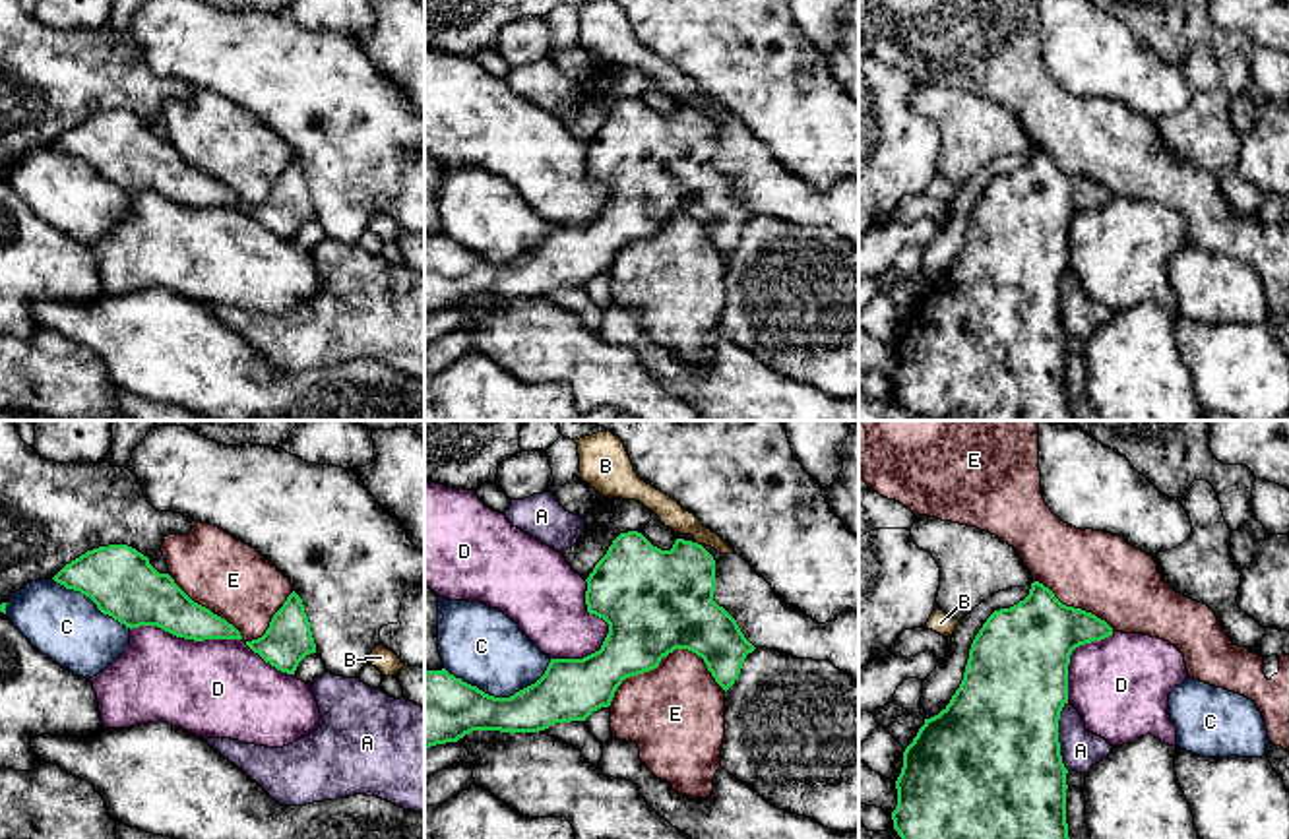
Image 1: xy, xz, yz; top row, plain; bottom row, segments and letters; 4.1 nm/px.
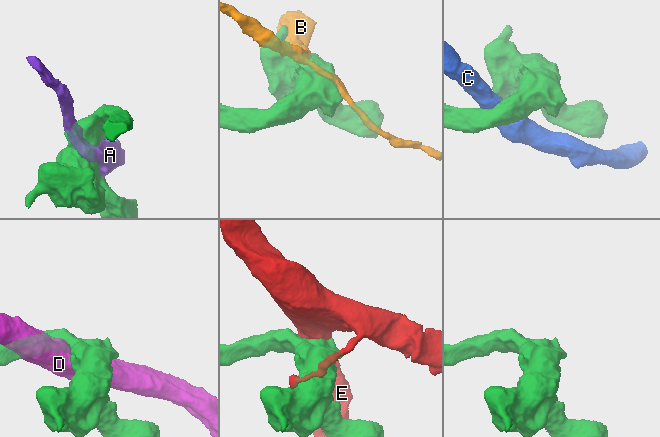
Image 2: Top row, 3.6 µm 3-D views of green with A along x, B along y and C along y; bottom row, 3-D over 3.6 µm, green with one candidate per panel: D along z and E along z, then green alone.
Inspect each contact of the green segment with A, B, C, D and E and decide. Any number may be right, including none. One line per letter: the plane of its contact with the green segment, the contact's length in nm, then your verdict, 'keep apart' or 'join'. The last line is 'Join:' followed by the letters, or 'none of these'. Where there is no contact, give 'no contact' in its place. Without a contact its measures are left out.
A: yz | 280 nm | keep apart
B: xz | 30 nm | keep apart
C: xz | 440 nm | keep apart
D: xz | 360 nm | keep apart
E: xz | 500 nm | keep apart
Join: none of these

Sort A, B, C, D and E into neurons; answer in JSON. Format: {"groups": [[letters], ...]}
{"groups": [["A"], ["B"], ["C"], ["D"], ["E"]]}

